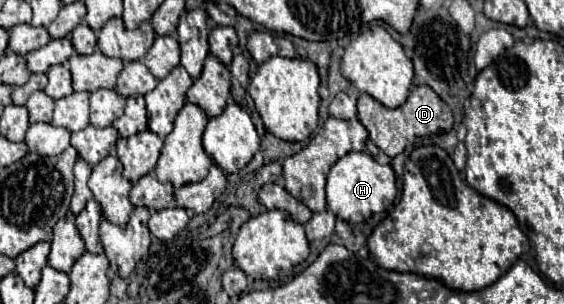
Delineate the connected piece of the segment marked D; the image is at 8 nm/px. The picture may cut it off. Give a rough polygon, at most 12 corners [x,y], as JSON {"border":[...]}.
{"border":[[427,85],[387,109],[361,95],[359,121],[391,159],[417,137],[453,129],[449,107]]}

